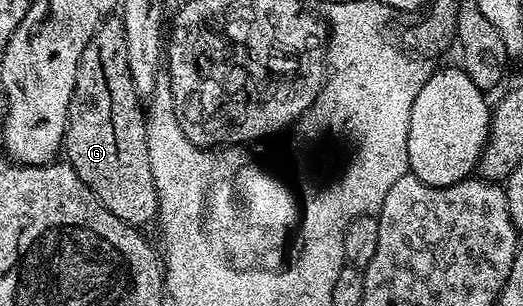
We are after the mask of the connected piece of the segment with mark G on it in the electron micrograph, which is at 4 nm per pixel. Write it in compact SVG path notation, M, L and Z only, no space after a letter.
M119 18L103 20L90 42L86 42L86 50L82 50L80 55L74 94L68 107L68 128L64 132L62 152L78 178L82 178L87 188L100 199L102 206L106 206L106 210L110 210L114 218L122 218L122 222L133 226L145 226L151 220L153 223L158 216L154 174L150 174L148 161L145 119L142 98L134 90L134 82L130 78L130 62L126 62L124 21Z

